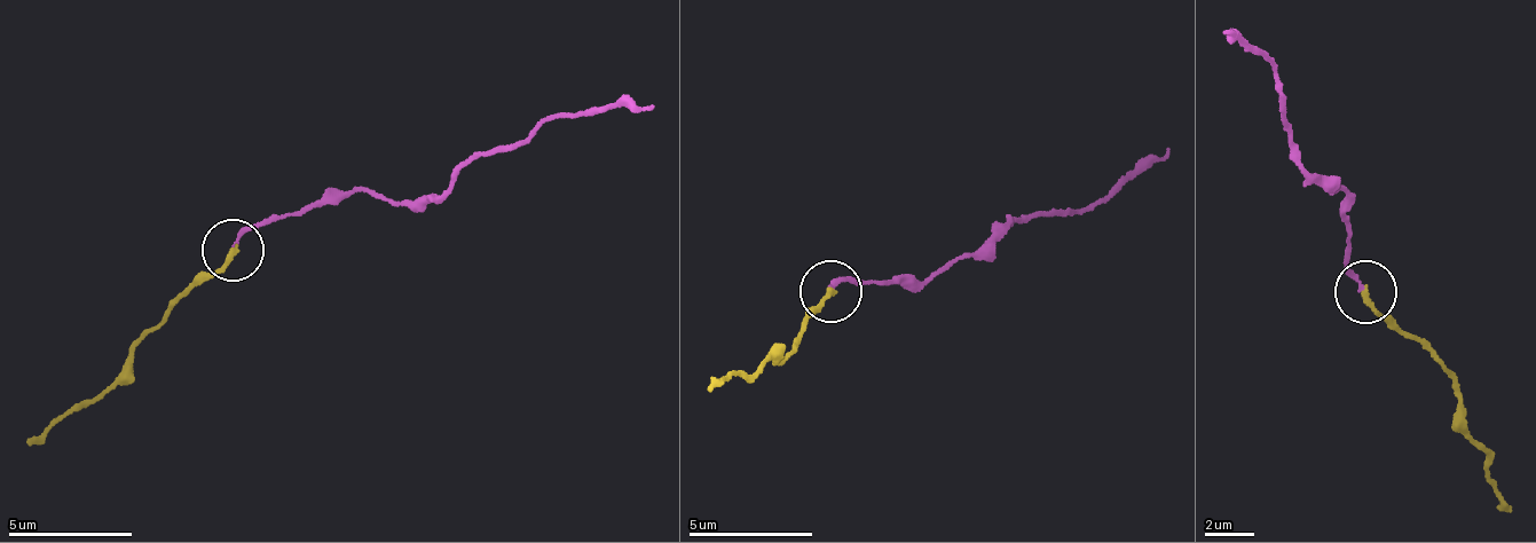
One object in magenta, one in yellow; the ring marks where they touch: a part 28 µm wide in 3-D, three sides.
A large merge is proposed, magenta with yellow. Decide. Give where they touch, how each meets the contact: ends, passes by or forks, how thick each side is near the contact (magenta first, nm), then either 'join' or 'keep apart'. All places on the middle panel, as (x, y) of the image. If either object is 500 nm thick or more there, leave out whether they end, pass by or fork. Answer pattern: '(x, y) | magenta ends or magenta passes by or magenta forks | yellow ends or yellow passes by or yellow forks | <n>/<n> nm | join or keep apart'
(830, 291) | magenta ends | yellow ends | 160/200 nm | keep apart

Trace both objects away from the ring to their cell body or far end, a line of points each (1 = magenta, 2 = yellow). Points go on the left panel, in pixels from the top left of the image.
1: (234, 246), (258, 221), (354, 193), (396, 203), (442, 193), (486, 150), (522, 146), (565, 117), (654, 108)
2: (234, 252), (172, 308), (104, 392), (25, 441)

